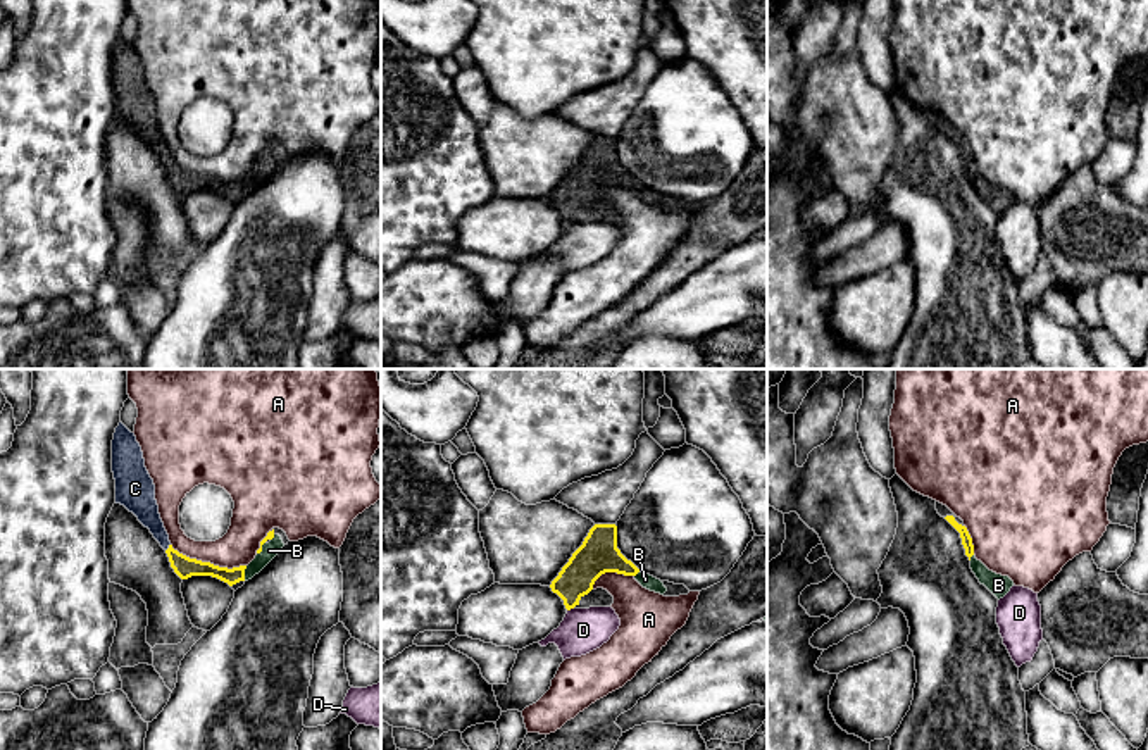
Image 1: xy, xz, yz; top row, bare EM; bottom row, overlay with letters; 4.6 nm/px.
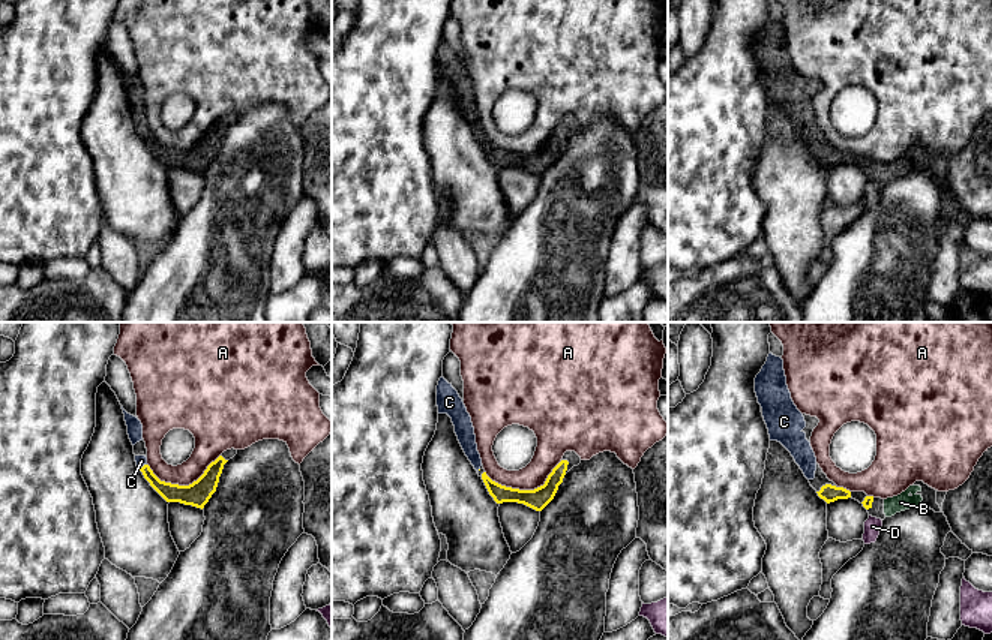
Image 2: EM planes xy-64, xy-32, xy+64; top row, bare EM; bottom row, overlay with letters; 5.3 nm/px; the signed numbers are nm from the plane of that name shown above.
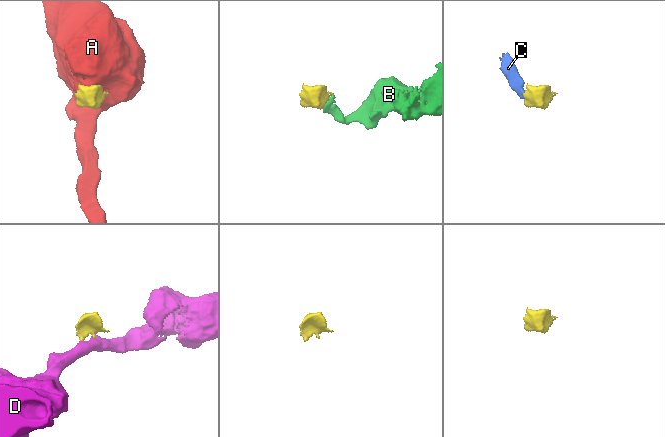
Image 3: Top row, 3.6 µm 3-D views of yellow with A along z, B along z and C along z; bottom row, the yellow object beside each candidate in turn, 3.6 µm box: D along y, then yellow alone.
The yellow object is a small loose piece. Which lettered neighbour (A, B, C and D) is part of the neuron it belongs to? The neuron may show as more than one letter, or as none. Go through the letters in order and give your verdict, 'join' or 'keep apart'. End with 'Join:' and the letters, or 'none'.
A: keep apart
B: join
C: join
D: keep apart
Join: B, C

